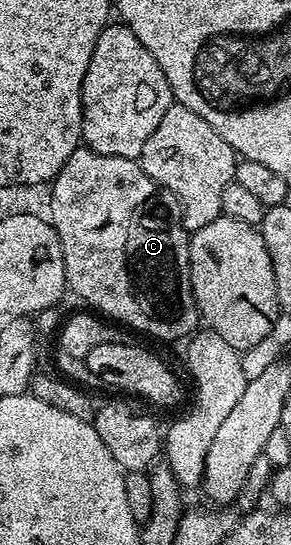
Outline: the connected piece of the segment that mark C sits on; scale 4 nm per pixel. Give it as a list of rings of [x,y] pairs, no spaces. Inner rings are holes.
[[[79,148],[72,152],[72,156],[68,156],[68,160],[64,164],[64,168],[58,173],[55,178],[52,179],[52,185],[49,187],[50,190],[50,214],[48,213],[48,221],[51,226],[54,227],[56,236],[60,240],[60,248],[64,252],[64,268],[66,269],[66,285],[71,291],[75,290],[84,301],[87,302],[87,307],[93,308],[99,315],[105,316],[107,319],[113,320],[115,323],[121,324],[123,327],[129,328],[131,331],[143,330],[146,334],[151,334],[154,338],[182,338],[185,339],[187,336],[195,333],[196,327],[200,322],[200,315],[198,312],[198,305],[194,299],[194,289],[192,288],[192,276],[190,275],[190,234],[182,227],[181,221],[175,220],[174,222],[170,218],[166,218],[166,210],[158,203],[158,194],[160,195],[160,187],[150,179],[145,172],[142,171],[141,165],[135,159],[132,158],[121,158],[120,156],[104,156],[98,154],[95,150],[89,148]]]

